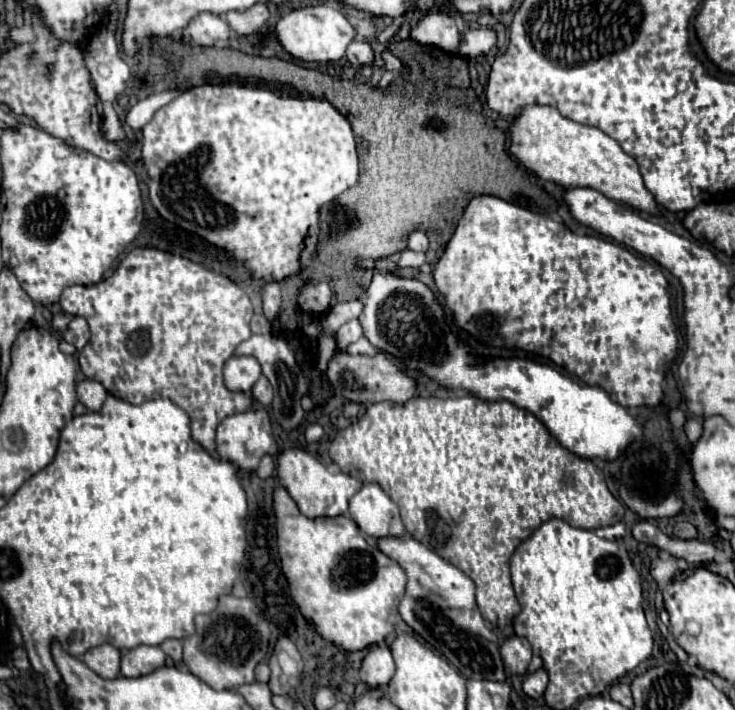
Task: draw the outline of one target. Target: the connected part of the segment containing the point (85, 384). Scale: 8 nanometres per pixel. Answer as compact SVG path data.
M83 380L83 382L77 384L77 398L79 398L81 404L87 406L87 410L99 412L103 402L105 402L105 398L107 398L107 392L99 382Z

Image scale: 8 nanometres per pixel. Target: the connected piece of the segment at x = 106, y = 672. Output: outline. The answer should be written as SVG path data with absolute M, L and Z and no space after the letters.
M101 644L85 652L83 662L97 672L101 678L117 678L119 676L119 650L111 644Z

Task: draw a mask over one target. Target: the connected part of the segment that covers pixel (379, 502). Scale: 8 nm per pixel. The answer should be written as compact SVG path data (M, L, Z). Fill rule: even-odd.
M363 484L363 488L349 500L349 512L357 526L373 540L407 534L399 506L377 484Z

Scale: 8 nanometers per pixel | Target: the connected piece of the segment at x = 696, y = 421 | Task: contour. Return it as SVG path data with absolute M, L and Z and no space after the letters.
M687 416L687 422L685 422L685 434L687 434L689 442L697 442L699 436L701 436L701 418Z

